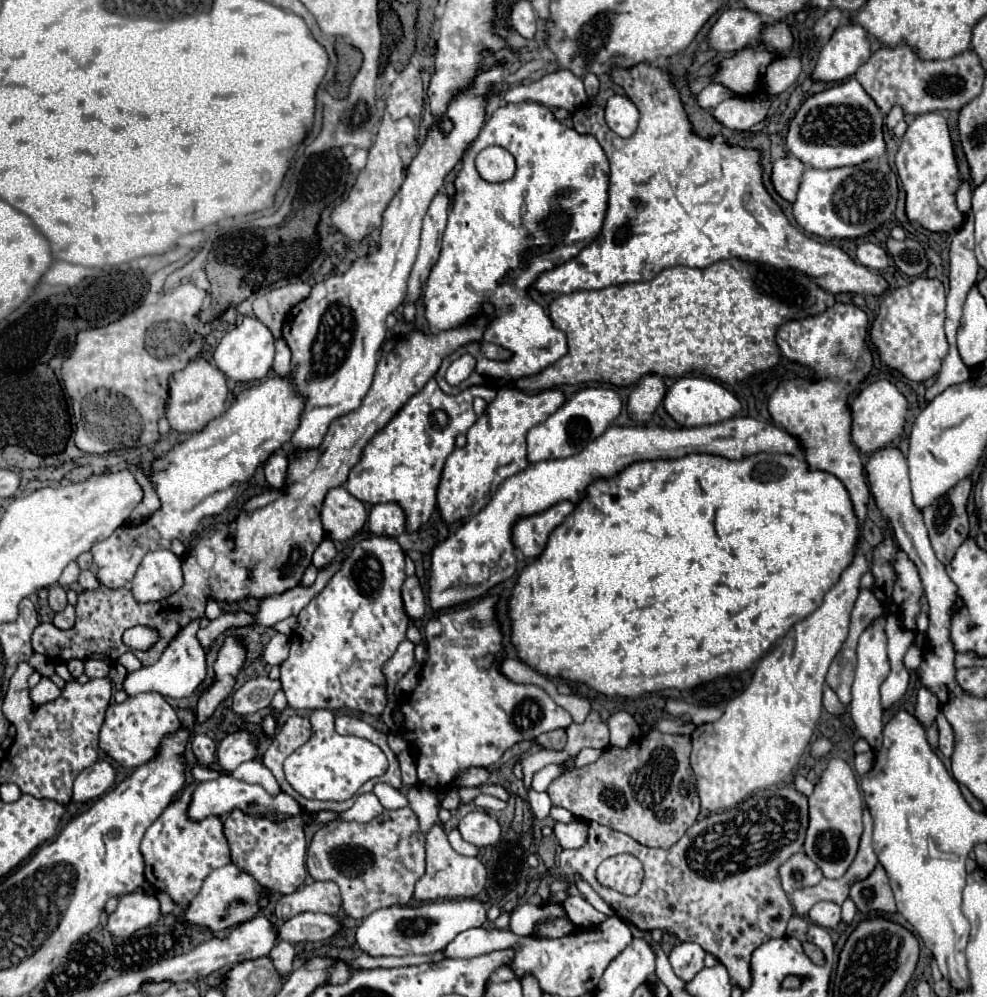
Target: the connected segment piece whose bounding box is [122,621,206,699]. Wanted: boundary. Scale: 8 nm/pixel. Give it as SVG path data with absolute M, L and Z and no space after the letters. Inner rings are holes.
M190 621L190 625L186 625L178 637L174 637L174 641L170 641L170 645L166 647L166 651L162 653L162 657L158 659L156 665L152 667L142 667L134 673L128 673L122 689L128 697L134 697L138 693L148 693L148 691L158 691L164 697L188 697L194 693L194 689L204 681L206 677L206 655L204 649L200 647L198 639L196 639L196 631L198 627L194 625L194 621Z

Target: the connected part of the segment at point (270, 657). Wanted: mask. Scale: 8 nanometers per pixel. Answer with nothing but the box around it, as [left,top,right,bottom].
[264,633,290,665]

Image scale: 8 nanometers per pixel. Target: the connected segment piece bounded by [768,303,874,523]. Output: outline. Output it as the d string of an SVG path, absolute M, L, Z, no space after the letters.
M834 303L820 315L782 323L776 331L780 353L788 361L812 369L814 379L784 379L768 399L768 411L774 423L800 439L810 469L828 471L846 485L860 523L866 519L866 503L870 493L864 481L858 449L850 437L850 395L858 389L862 379L872 369L874 357L866 345L866 335L868 315L854 303Z

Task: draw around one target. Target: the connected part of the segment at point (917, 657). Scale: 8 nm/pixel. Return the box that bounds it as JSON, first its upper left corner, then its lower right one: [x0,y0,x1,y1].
[904,645,922,671]

